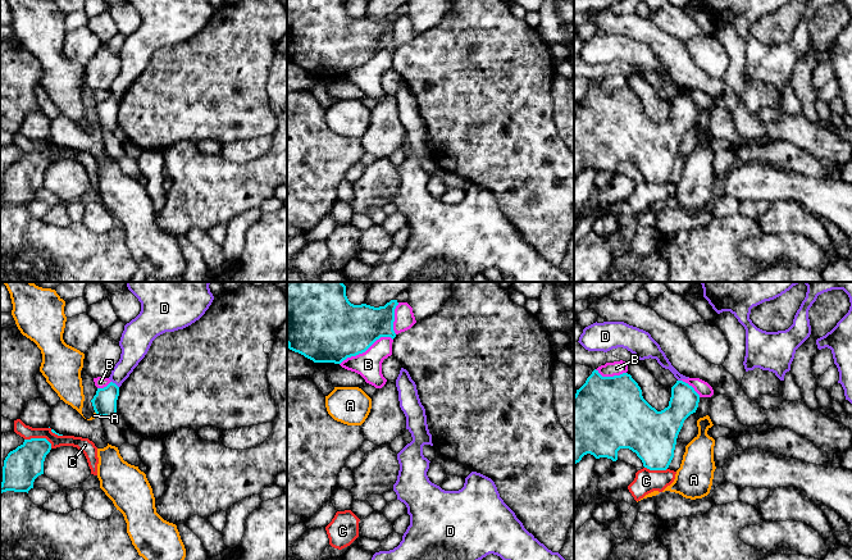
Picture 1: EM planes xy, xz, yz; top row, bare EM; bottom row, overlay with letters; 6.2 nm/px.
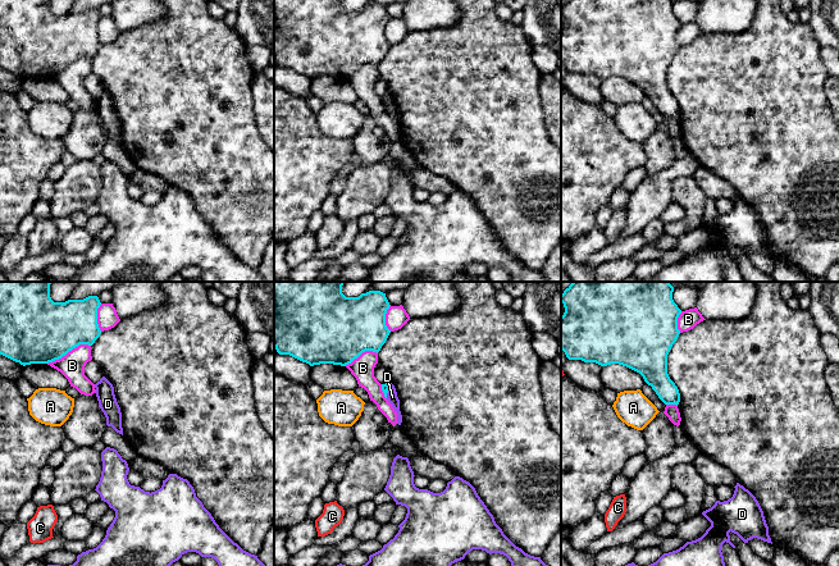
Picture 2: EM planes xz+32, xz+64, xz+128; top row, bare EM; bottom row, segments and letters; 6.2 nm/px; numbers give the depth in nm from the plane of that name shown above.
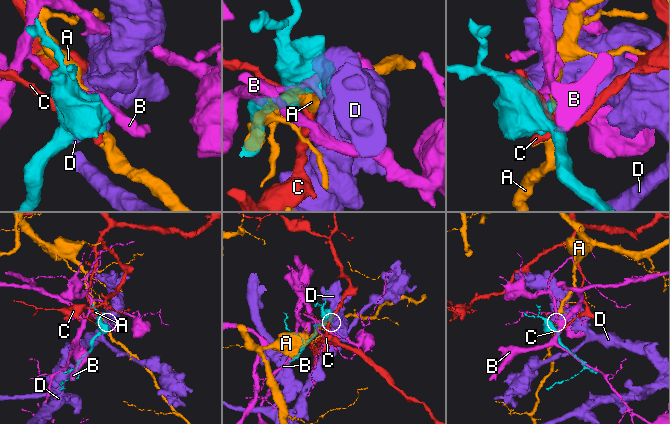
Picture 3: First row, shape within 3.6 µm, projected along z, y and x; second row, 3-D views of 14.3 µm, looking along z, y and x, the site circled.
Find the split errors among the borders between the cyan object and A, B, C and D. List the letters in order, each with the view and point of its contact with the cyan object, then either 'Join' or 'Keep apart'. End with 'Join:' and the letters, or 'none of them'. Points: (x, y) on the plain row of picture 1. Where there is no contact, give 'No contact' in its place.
A: Touches cyan at xy (96, 127). Keep apart
B: Touches cyan at xz (365, 63). Keep apart
C: Touches cyan at xy (40, 151). Keep apart
D: Touches cyan at xy (115, 98). Keep apart
Join: none of them

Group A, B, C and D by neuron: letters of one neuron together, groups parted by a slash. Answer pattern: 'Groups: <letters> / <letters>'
Groups: A / B / C / D

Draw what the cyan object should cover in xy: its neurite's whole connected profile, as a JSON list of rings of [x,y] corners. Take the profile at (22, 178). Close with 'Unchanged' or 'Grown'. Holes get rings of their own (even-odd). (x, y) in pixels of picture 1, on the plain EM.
[[[31,151],[10,164],[4,173],[0,208],[6,204],[28,206],[35,192],[44,187],[44,174],[50,163],[46,151]]]. Unchanged

